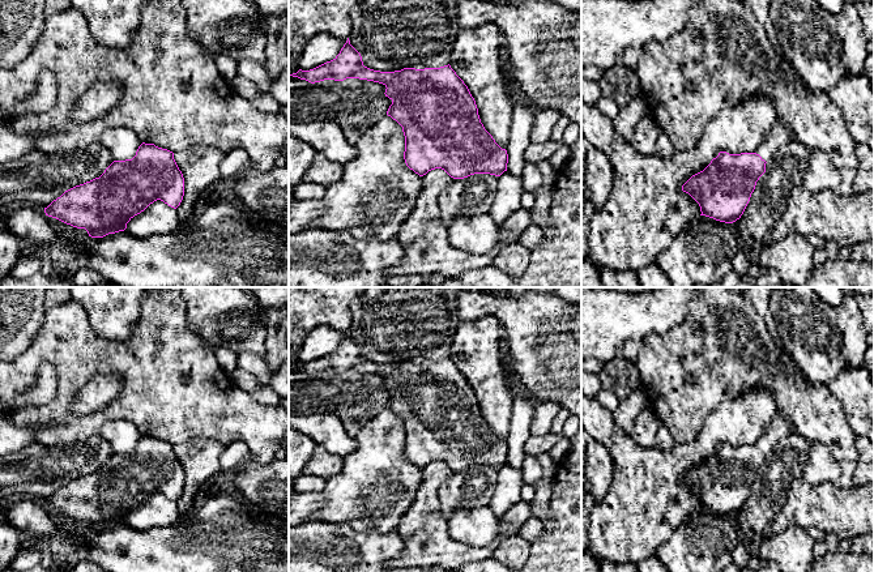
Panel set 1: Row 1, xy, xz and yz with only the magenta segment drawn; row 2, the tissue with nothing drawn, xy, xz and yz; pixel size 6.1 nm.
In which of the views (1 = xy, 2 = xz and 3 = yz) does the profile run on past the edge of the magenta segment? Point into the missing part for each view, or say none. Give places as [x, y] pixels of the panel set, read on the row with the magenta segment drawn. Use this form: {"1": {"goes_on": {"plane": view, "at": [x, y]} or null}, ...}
{"1": {"goes_on": null}, "2": {"goes_on": null}, "3": {"goes_on": {"plane": "yz", "at": [780, 135]}}}

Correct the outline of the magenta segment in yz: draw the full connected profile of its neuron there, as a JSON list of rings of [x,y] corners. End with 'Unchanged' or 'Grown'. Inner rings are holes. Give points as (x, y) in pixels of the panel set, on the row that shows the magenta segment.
[[[777,119],[768,140],[755,153],[720,151],[703,171],[682,185],[682,191],[699,204],[700,215],[733,223],[743,214],[773,151],[792,141],[790,129]]]. Grown

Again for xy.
[[[142,142],[132,159],[114,161],[99,178],[65,191],[44,208],[44,213],[73,227],[85,229],[91,238],[103,238],[124,231],[127,223],[154,201],[161,200],[176,209],[183,196],[184,178],[174,153]]]. Unchanged

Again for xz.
[[[348,38],[333,60],[310,71],[299,69],[289,76],[311,84],[324,80],[344,81],[346,78],[383,84],[387,87],[385,97],[392,101],[387,115],[402,127],[405,136],[405,163],[419,176],[435,168],[444,170],[453,179],[464,179],[474,174],[500,176],[507,171],[507,150],[502,149],[485,129],[474,98],[449,64],[440,68],[374,71],[363,65],[361,54],[350,44]]]. Unchanged

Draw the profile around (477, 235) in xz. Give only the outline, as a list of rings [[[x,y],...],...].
[[[489,214],[477,217],[455,217],[447,229],[448,240],[452,247],[472,255],[485,255],[499,242],[503,225],[498,225]]]

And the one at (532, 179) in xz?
[[[534,163],[525,165],[521,179],[524,191],[533,195],[536,195],[543,184],[543,176],[540,172],[538,166]]]

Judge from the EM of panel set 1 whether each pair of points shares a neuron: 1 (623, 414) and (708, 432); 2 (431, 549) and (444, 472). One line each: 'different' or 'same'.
1: different
2: same

